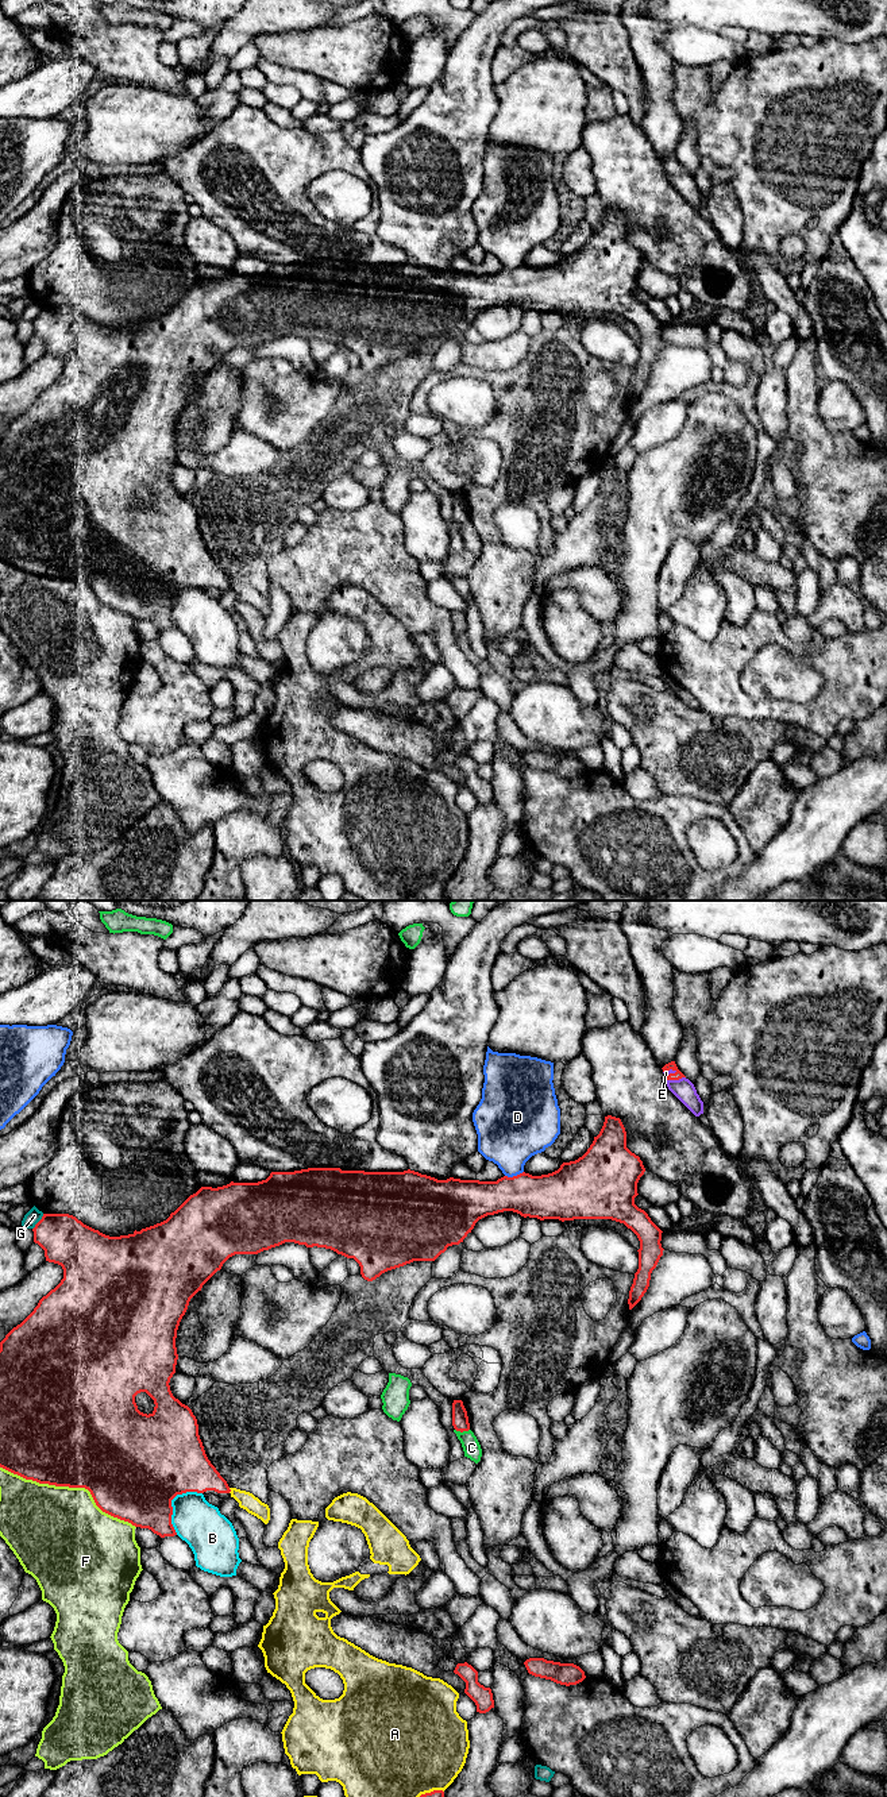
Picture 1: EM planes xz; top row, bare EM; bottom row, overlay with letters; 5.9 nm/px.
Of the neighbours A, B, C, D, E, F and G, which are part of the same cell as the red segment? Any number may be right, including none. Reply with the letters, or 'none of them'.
E

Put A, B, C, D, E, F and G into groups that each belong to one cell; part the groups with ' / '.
A / B / C / D / E / F / G

